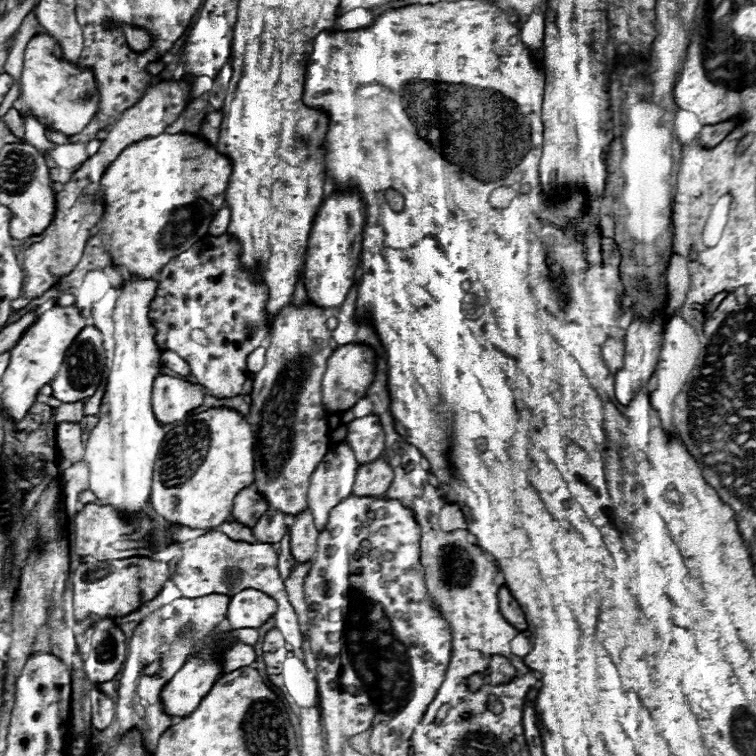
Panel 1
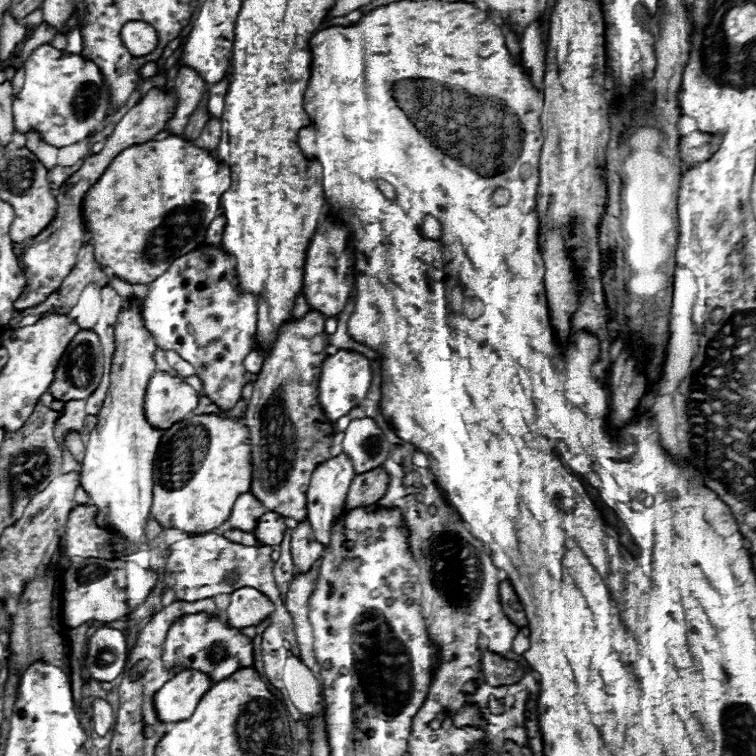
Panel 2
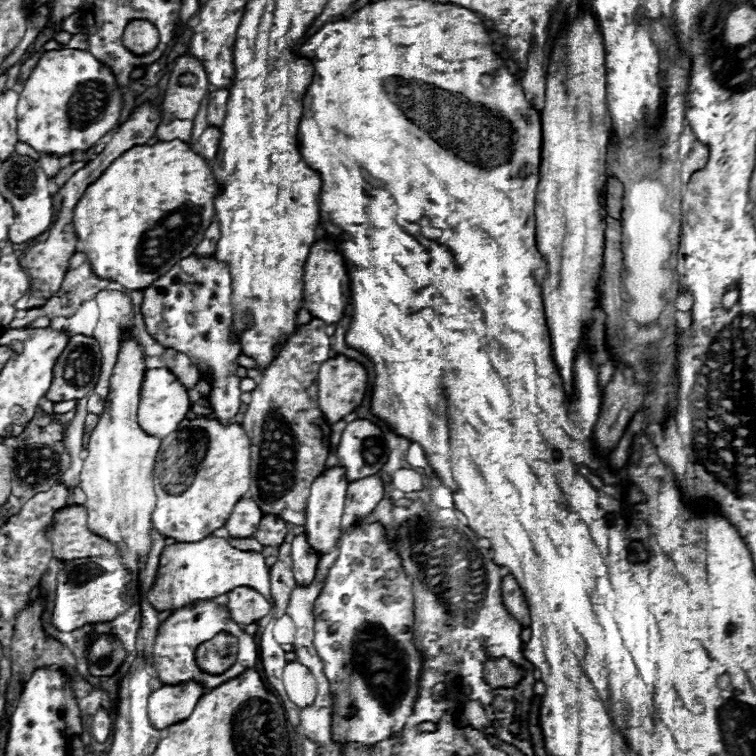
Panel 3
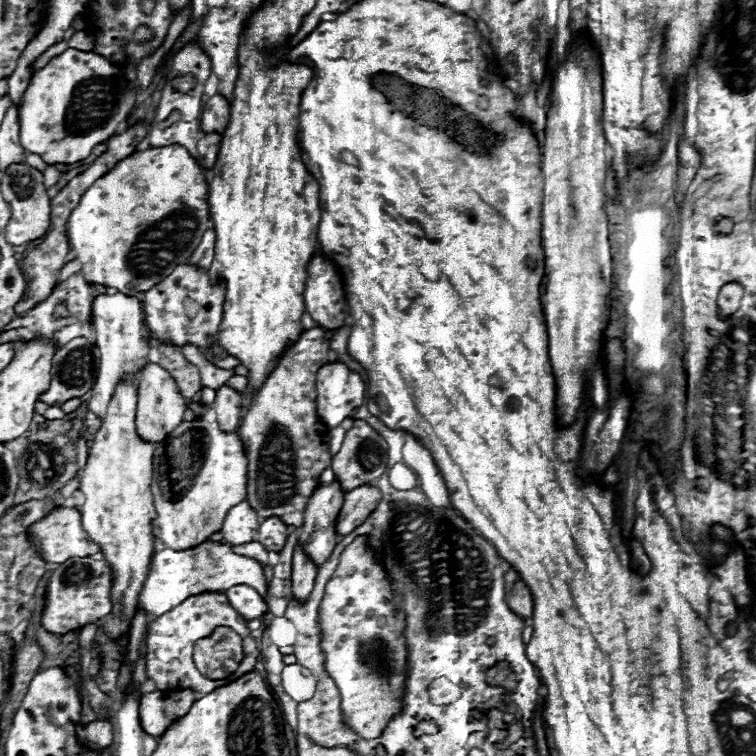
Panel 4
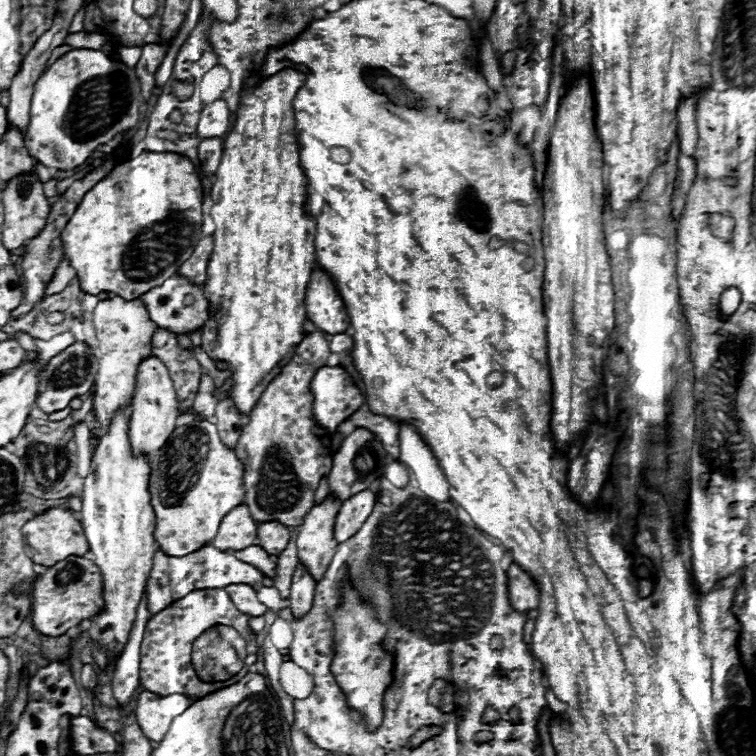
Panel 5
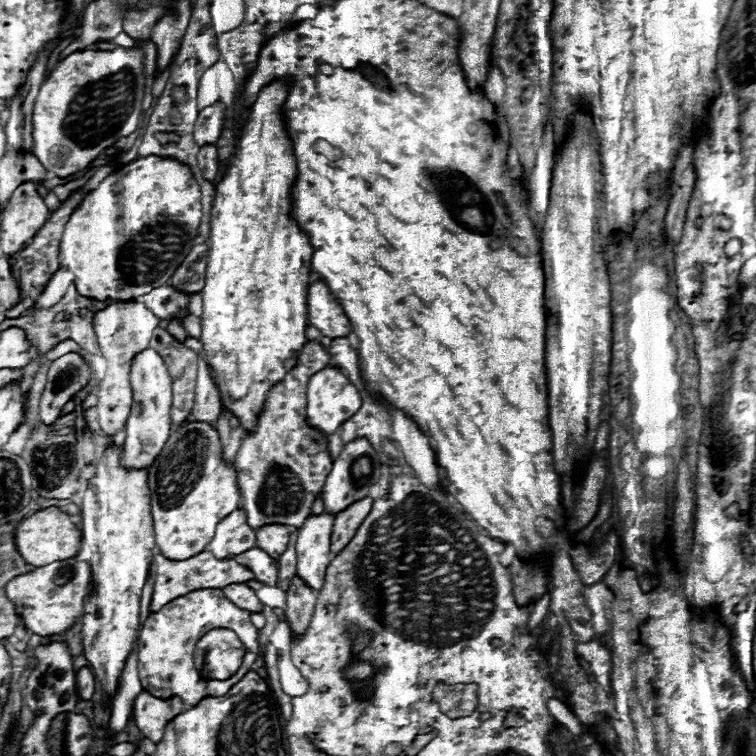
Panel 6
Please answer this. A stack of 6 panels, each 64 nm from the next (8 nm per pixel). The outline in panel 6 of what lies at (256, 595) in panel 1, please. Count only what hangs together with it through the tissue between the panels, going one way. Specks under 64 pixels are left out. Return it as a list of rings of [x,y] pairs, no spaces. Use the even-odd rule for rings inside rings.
[[[230,584],[222,592],[232,604],[236,604],[242,610],[248,610],[248,612],[262,610],[262,602],[256,598],[256,592],[252,588],[248,588],[246,584]]]

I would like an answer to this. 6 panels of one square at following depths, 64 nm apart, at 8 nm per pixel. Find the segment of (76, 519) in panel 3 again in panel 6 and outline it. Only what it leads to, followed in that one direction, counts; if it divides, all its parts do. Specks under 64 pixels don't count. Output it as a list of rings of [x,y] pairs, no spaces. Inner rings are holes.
[[[56,506],[40,510],[40,512],[32,514],[30,518],[24,518],[22,522],[18,522],[14,528],[14,544],[20,552],[20,556],[24,558],[24,562],[28,562],[30,566],[46,566],[50,562],[68,560],[68,558],[76,556],[82,546],[80,530],[76,528],[76,524],[70,522],[70,516],[60,512],[60,508],[56,508]]]

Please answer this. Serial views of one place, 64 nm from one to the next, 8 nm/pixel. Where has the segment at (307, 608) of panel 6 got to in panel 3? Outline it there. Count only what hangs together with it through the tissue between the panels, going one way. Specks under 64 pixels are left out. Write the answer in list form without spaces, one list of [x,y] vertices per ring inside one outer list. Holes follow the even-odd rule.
[[[304,534],[296,536],[292,542],[292,572],[294,572],[296,586],[312,584],[312,580],[316,576],[318,560],[320,560],[320,556],[308,546],[306,536]]]

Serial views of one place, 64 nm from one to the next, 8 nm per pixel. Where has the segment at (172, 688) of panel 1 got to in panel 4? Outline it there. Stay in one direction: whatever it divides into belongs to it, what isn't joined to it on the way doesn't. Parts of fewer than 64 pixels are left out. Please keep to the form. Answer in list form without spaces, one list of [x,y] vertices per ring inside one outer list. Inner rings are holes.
[[[192,690],[180,692],[148,692],[140,696],[140,724],[150,736],[162,736],[174,720],[188,714],[194,704]]]

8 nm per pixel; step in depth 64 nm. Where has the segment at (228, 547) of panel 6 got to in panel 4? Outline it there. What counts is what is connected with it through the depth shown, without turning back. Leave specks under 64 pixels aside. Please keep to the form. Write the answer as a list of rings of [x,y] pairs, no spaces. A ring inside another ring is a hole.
[[[244,500],[228,512],[228,518],[224,520],[224,526],[220,530],[222,542],[228,542],[228,546],[240,546],[244,542],[252,542],[256,540],[258,526],[260,518],[252,510],[252,506]]]

